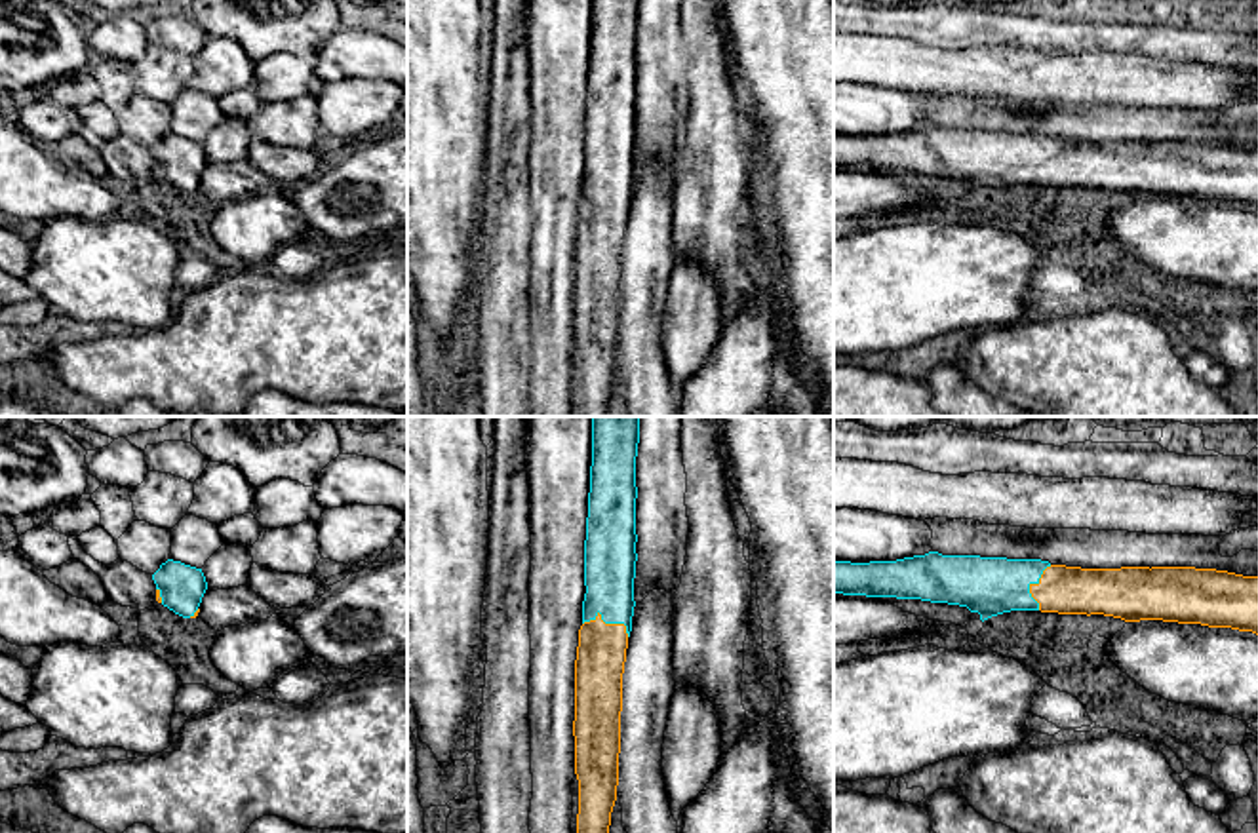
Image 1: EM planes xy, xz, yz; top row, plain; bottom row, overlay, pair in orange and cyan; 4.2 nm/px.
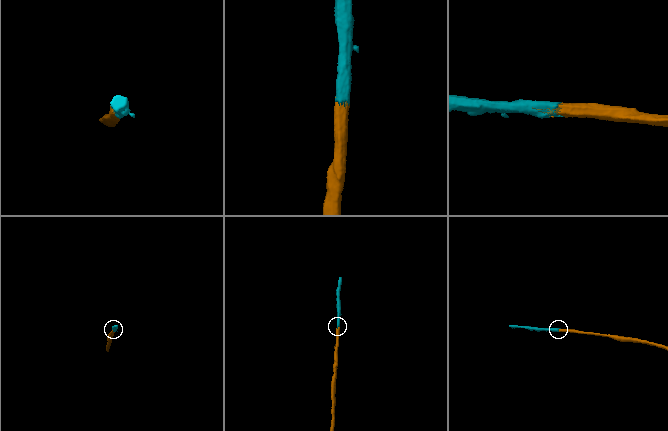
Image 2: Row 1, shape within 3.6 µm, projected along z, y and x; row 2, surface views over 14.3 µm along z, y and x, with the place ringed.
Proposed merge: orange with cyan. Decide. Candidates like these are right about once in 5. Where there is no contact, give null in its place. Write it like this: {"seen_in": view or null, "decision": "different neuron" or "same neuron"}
{"seen_in": "xz", "decision": "same neuron"}

